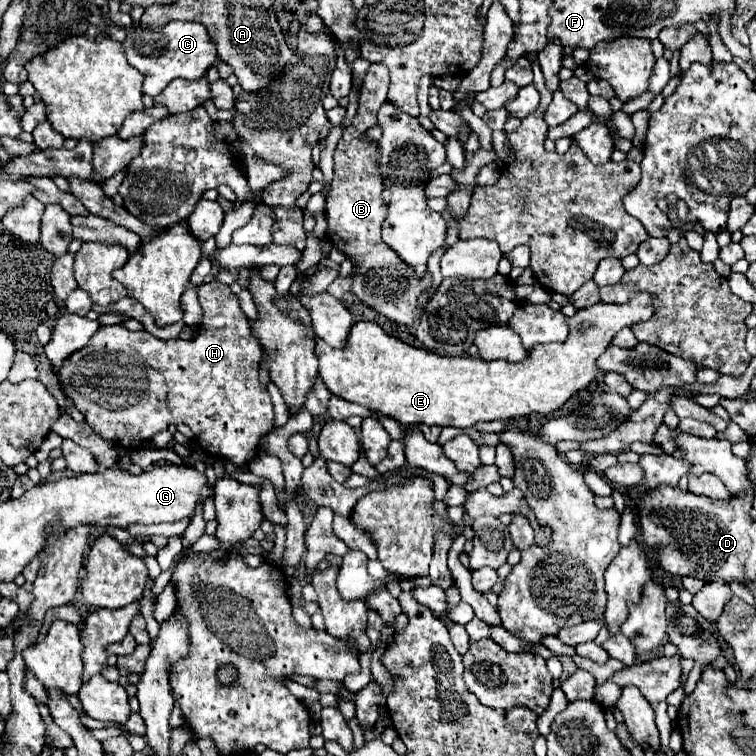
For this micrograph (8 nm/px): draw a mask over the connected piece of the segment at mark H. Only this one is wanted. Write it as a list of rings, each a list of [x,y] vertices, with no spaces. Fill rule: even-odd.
[[[215,280],[207,282],[207,284],[201,284],[201,286],[197,286],[197,298],[199,298],[199,304],[203,308],[203,320],[201,320],[197,336],[193,340],[159,340],[159,338],[155,338],[153,334],[149,334],[145,330],[131,332],[121,324],[101,326],[99,332],[95,332],[95,336],[91,338],[91,344],[87,344],[87,348],[81,348],[79,352],[75,352],[75,356],[71,356],[71,360],[67,360],[67,364],[59,370],[59,380],[61,380],[65,396],[75,402],[75,406],[85,416],[85,420],[95,428],[95,432],[99,432],[107,440],[115,440],[115,444],[119,448],[123,448],[125,452],[137,450],[141,444],[151,440],[157,432],[167,430],[169,424],[187,424],[189,428],[197,428],[197,442],[209,456],[227,458],[229,462],[241,466],[241,464],[249,462],[249,458],[255,450],[255,442],[259,442],[263,434],[273,430],[271,398],[269,398],[269,392],[259,382],[259,360],[263,358],[263,352],[259,352],[259,344],[255,344],[255,338],[251,336],[251,324],[249,324],[247,316],[241,312],[239,300],[235,298],[235,294],[231,292],[229,286],[225,286],[221,282],[215,282]]]

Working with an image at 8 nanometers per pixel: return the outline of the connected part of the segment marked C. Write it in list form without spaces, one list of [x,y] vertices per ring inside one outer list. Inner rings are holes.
[[[169,22],[165,26],[133,24],[127,28],[127,40],[123,46],[127,62],[145,76],[143,92],[149,96],[163,92],[163,88],[175,78],[199,80],[217,60],[217,50],[211,36],[205,26],[195,22]]]

